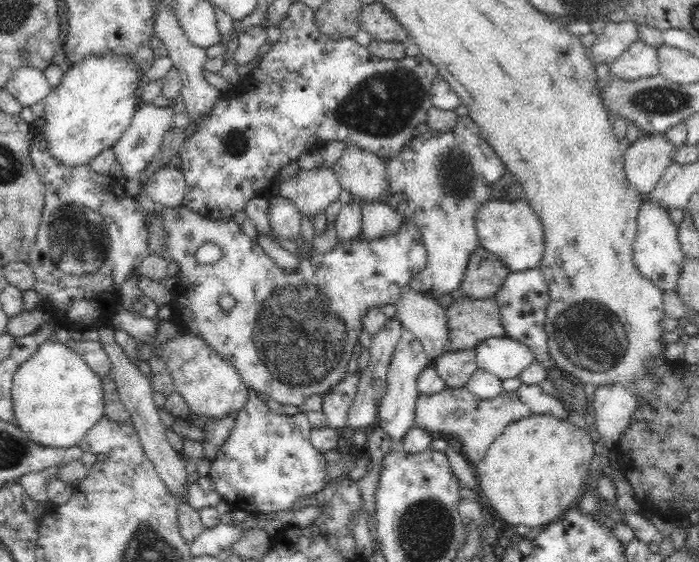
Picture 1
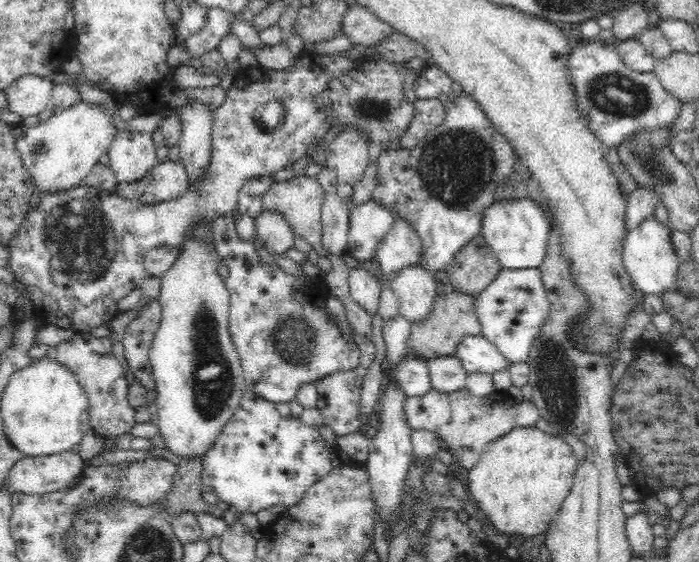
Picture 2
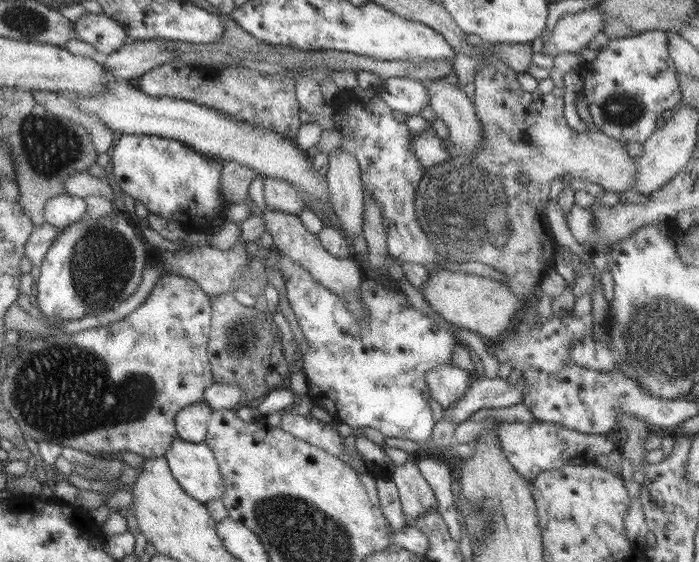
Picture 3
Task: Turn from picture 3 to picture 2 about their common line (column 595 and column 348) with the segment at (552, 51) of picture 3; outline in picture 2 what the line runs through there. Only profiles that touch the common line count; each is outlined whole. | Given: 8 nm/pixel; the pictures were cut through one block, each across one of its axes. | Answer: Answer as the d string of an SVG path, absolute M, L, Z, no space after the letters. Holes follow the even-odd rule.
M356 3L349 6L349 10L346 11L343 32L351 42L366 45L369 48L395 31L392 26L372 15L368 8Z

